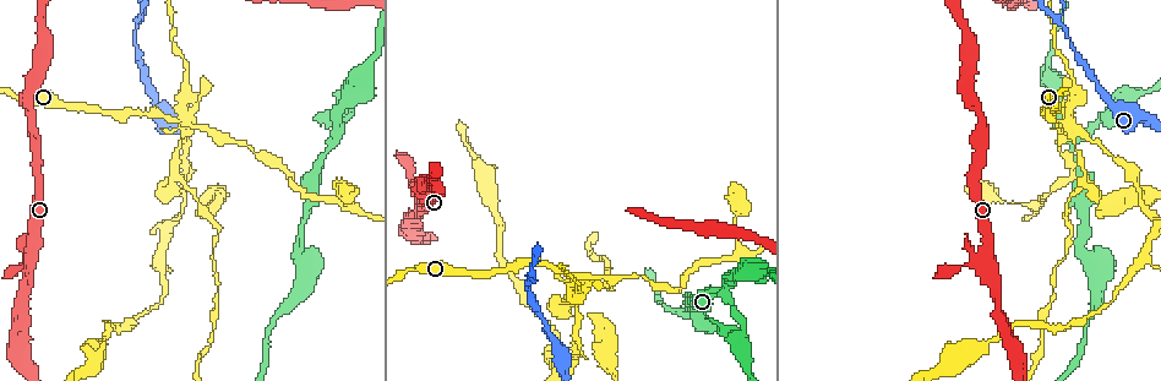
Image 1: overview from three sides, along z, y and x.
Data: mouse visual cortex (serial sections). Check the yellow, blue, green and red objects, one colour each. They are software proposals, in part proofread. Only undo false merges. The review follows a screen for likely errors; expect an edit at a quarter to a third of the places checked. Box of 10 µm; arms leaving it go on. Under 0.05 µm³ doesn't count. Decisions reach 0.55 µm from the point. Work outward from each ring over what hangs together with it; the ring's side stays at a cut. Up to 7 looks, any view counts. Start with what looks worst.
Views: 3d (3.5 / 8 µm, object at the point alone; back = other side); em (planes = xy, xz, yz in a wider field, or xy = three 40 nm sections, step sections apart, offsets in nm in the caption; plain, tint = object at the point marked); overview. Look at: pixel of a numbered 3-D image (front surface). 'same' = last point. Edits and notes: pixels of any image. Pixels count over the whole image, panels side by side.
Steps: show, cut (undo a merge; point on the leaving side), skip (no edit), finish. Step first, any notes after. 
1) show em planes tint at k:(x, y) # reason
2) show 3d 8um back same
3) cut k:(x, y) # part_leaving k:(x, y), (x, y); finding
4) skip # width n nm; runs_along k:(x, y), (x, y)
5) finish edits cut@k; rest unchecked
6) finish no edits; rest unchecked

show 3d 8um at 1:(721, 290) # two arms in line, one across

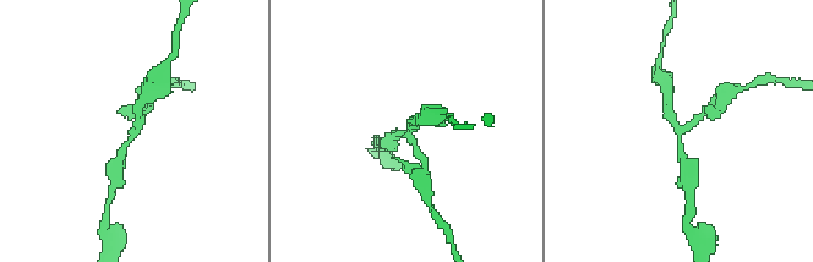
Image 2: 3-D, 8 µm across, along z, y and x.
show em xy step 2 tint same # arms 3; arm_widths 200, 250, 300 nm

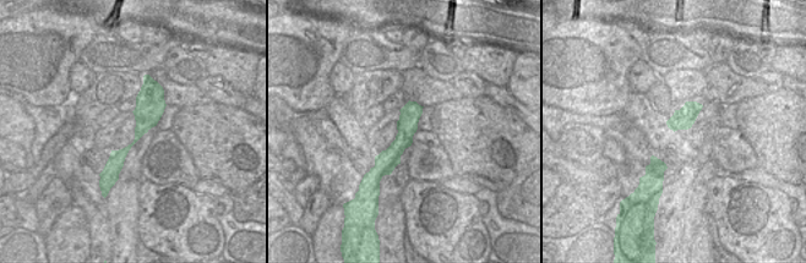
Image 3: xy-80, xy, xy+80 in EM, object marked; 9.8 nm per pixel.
skip # runs_along 2:(115, 170), (136, 131), (140, 104); continuous, no second cell

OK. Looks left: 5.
show 3d 3.5um at 1:(1059, 17)

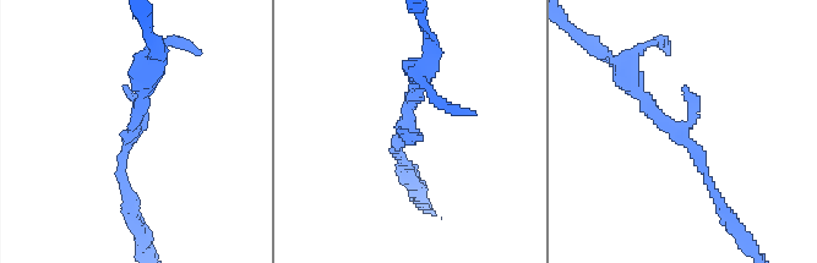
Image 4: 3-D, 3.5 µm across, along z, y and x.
show em xy step 5 tint at 4:(403, 125)

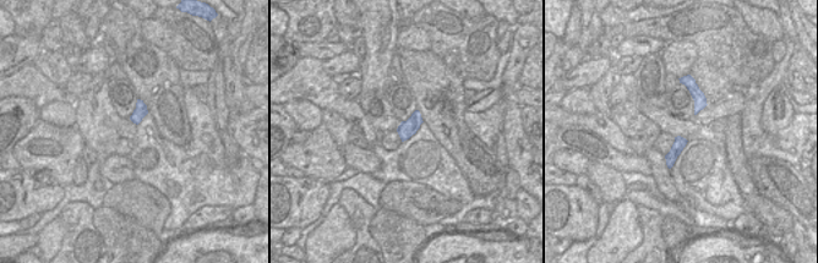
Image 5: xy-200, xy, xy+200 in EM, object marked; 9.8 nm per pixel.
show em xy step 3 tint same

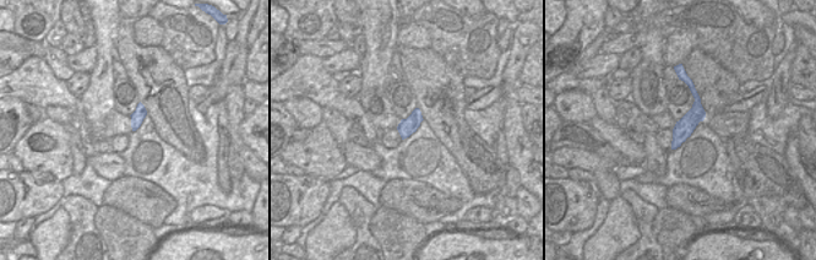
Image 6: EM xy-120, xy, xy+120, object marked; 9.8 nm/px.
skip # runs_along 6:(684, 76), (696, 96), (696, 114), (674, 145); continuous, no second cell

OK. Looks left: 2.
show 3d 8um at 1:(740, 250) # sharp bend

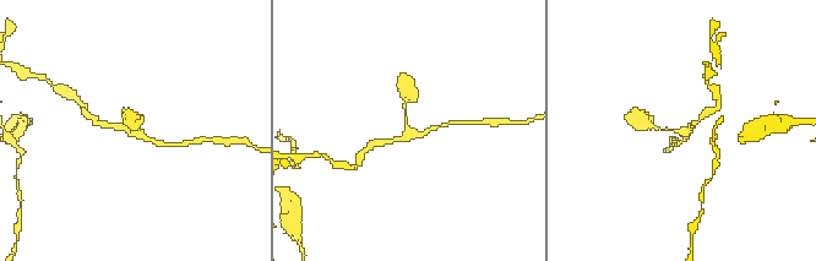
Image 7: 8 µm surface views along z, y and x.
show 3d 3.5um same # zoom in

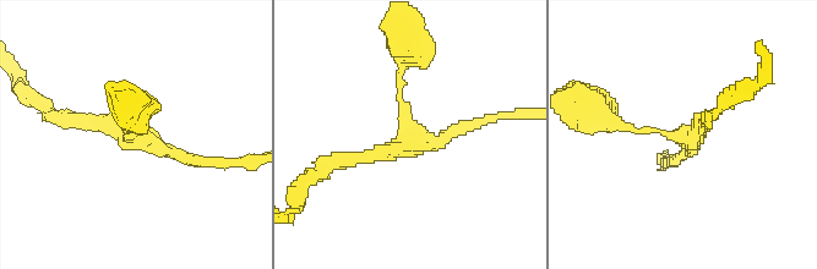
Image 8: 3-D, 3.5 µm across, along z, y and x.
skip # arms 3; arm_widths 100, 150, 200 nm; runs_along 8:(335, 163), (407, 141), (402, 65); one cell here

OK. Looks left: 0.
finish no edits; rest unchecked

